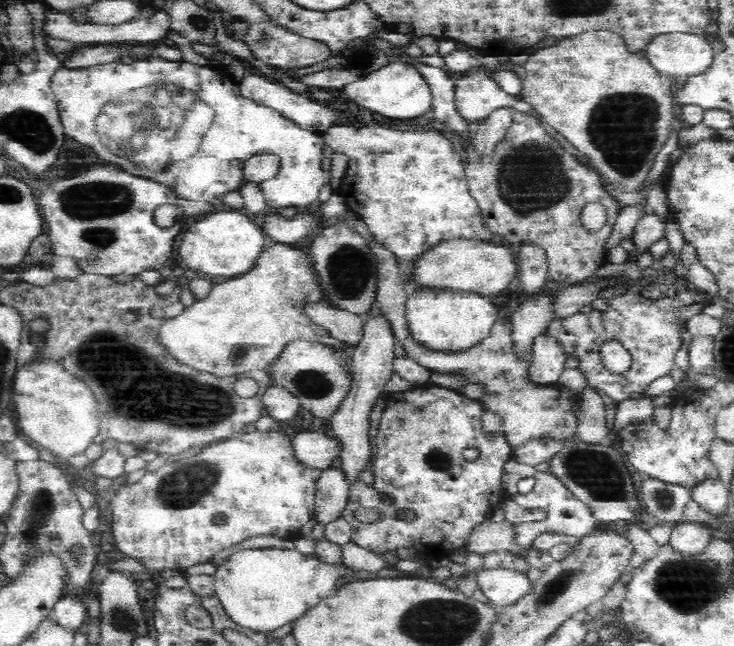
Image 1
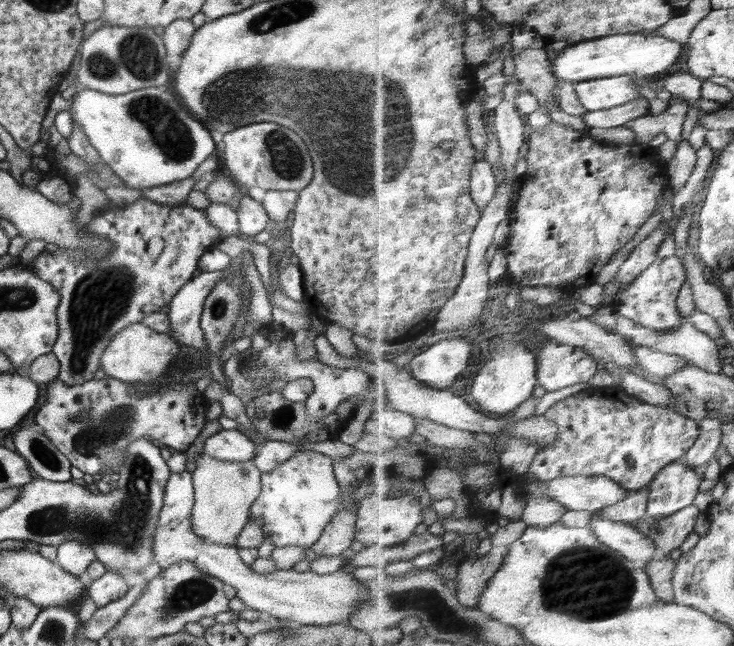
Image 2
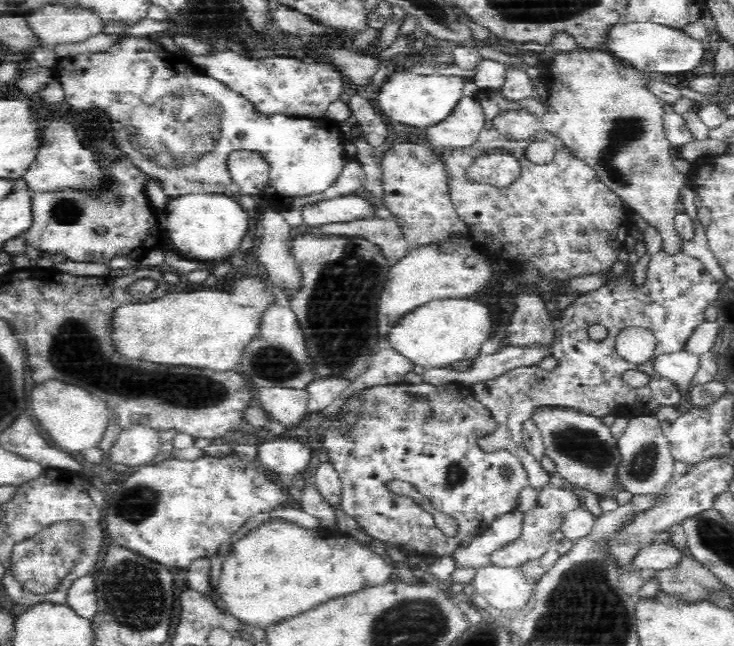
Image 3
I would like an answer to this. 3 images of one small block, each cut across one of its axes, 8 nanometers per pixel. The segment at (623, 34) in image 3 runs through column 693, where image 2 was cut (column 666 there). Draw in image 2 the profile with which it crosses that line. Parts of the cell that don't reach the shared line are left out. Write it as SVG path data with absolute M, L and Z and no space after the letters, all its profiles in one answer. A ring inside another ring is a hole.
M628 33L571 45L553 58L554 73L562 81L587 81L622 75L643 74L661 76L678 64L684 54L684 43L652 33Z

